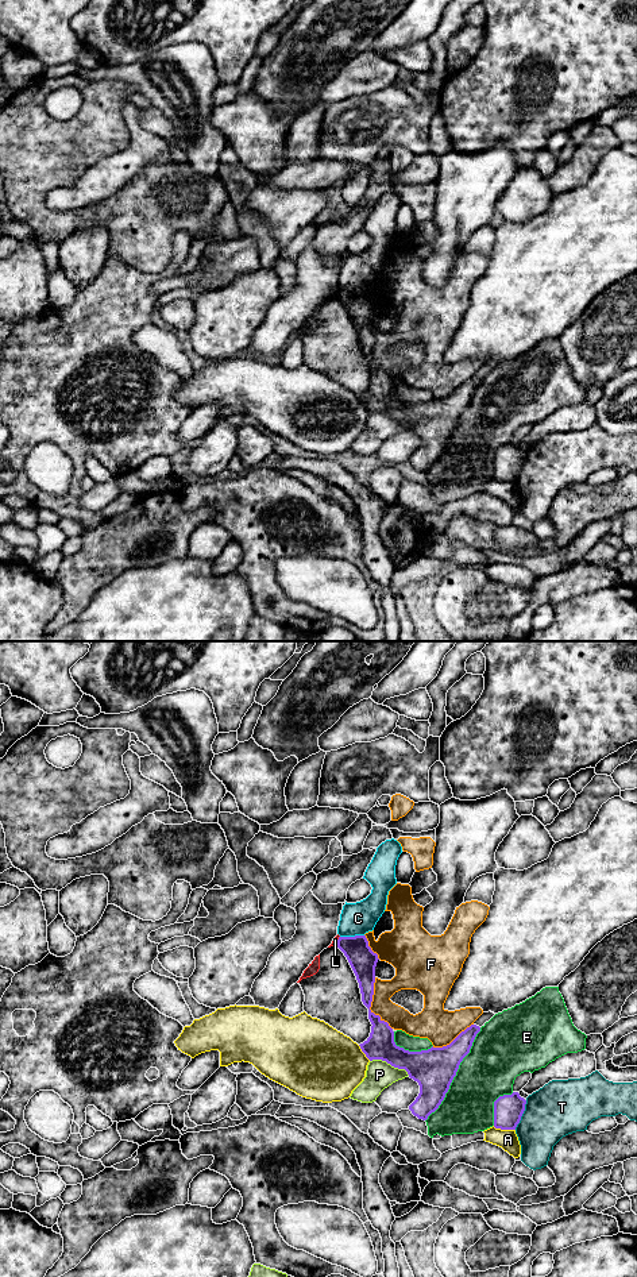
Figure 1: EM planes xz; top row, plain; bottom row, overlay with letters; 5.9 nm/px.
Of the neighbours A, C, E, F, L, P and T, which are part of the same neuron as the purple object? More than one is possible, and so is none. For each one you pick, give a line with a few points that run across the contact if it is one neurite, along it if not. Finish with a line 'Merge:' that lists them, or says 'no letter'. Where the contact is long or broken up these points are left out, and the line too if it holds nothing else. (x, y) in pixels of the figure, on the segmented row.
Merge: no letter

